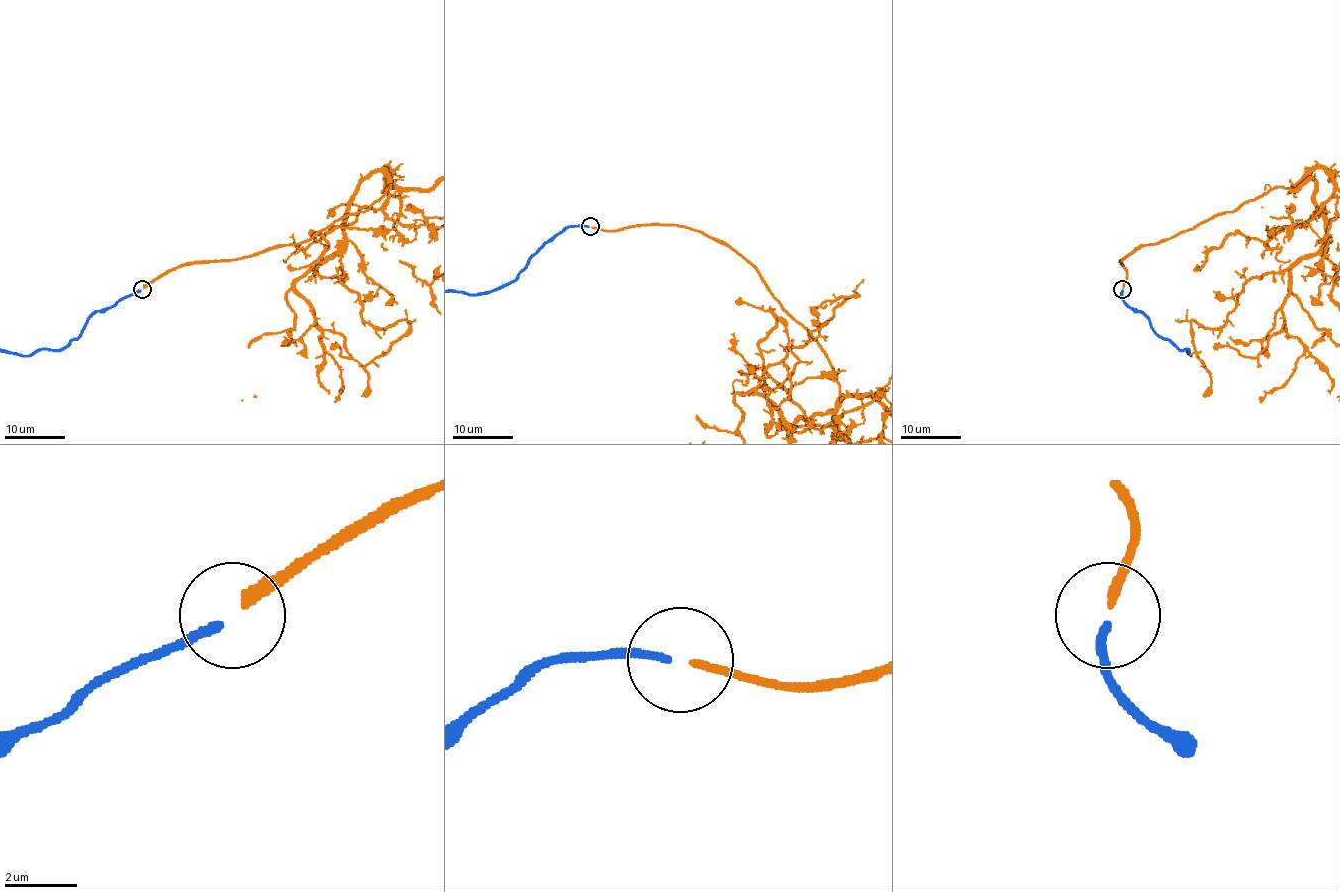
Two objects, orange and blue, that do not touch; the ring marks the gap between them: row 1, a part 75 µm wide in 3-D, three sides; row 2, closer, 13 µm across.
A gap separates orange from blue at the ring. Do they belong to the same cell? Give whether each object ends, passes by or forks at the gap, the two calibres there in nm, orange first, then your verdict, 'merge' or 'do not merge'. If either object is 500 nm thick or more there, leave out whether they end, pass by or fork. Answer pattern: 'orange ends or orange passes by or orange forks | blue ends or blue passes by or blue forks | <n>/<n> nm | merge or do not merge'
orange ends | blue ends | 260/240 nm | do not merge

